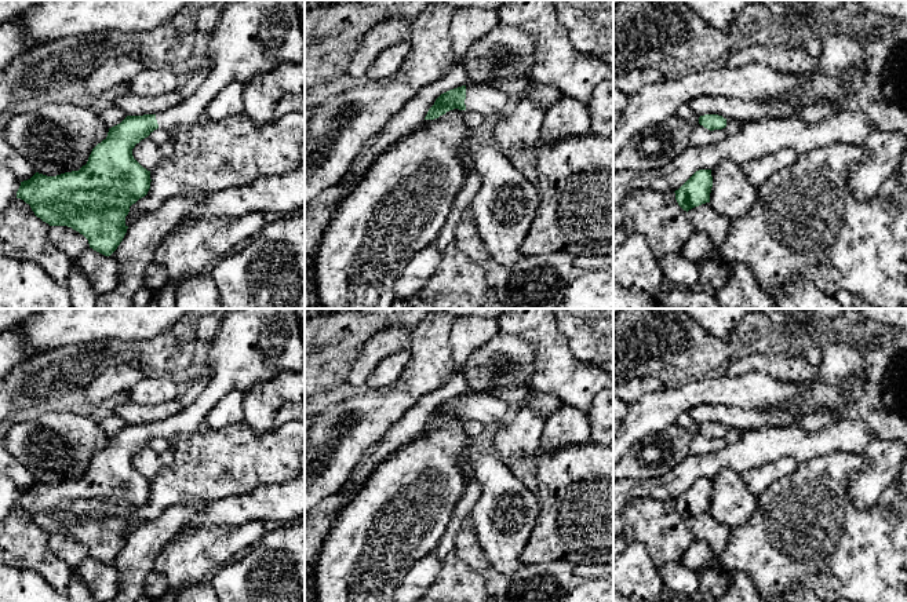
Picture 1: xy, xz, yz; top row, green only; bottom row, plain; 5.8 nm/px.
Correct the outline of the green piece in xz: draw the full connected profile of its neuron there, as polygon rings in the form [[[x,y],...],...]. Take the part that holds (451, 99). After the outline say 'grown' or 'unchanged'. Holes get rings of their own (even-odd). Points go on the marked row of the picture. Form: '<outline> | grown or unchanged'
[[[466,84],[441,94],[425,120],[434,120],[449,110],[478,112],[484,116],[507,114],[507,95],[496,87]]] | grown

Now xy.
[[[226,0],[216,29],[208,43],[210,76],[179,105],[159,113],[127,116],[109,128],[85,165],[79,171],[47,176],[36,172],[21,182],[17,198],[30,205],[37,218],[50,226],[68,226],[83,234],[94,251],[110,256],[123,241],[130,207],[150,189],[150,171],[132,156],[132,149],[154,129],[175,132],[198,123],[207,105],[230,83],[245,85],[254,77],[269,73],[283,62],[305,58],[305,34],[295,0]]] | grown

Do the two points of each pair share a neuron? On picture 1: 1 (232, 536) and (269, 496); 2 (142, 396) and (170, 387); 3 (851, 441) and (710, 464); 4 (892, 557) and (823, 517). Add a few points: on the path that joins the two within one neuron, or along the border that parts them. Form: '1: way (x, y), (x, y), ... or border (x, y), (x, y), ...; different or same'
1: border (262, 521), (246, 521), (235, 525), (211, 524); different
2: way (149, 390), (163, 389); same
3: way (816, 442), (772, 442), (756, 447), (745, 453); same
4: way (875, 557), (863, 557), (840, 533); same

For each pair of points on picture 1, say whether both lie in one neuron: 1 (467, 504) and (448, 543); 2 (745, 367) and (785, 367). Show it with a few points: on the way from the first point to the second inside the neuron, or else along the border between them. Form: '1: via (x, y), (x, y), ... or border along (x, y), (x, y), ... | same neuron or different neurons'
1: via (459, 514), (451, 533) | same neuron
2: via (754, 364), (775, 364) | same neuron

